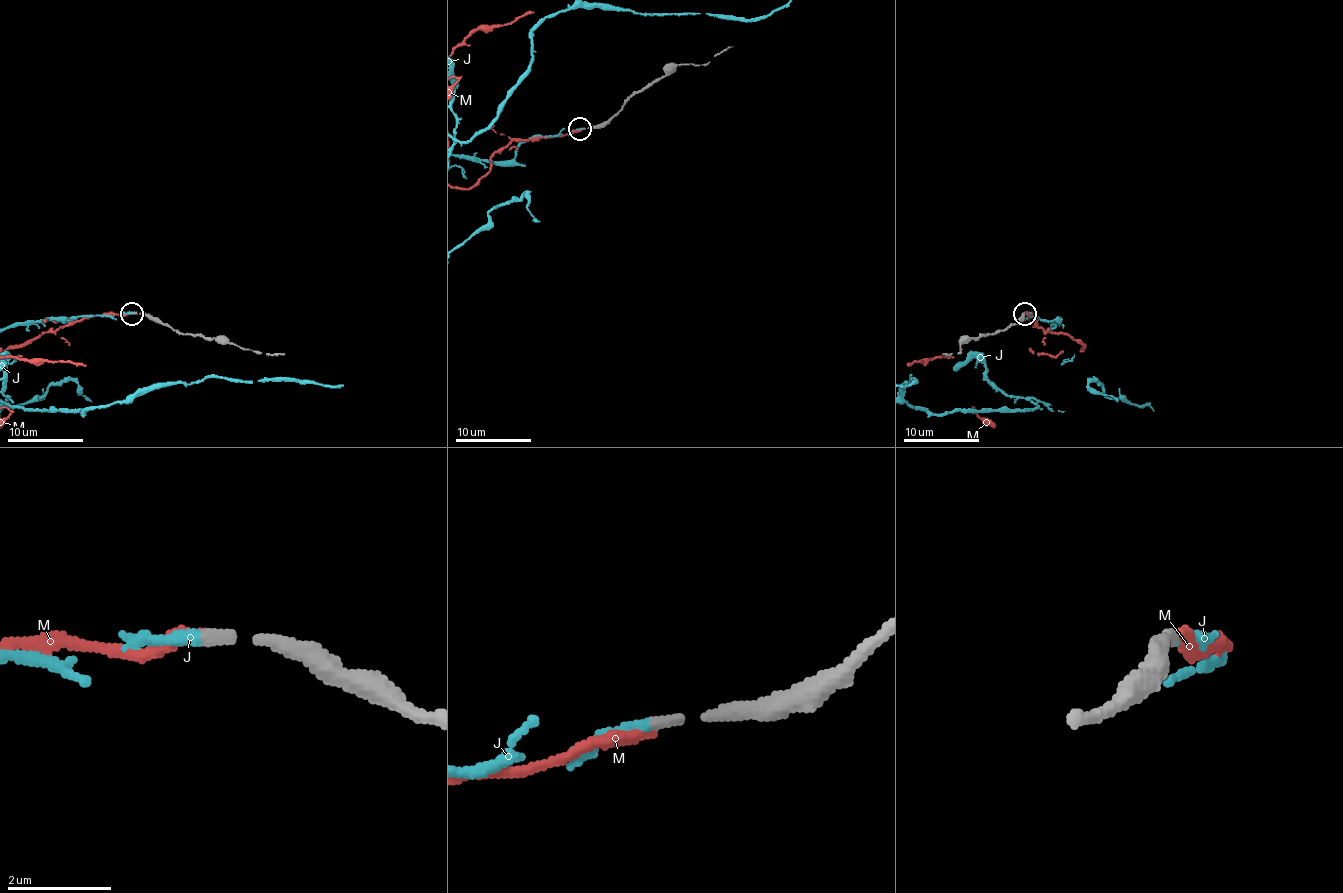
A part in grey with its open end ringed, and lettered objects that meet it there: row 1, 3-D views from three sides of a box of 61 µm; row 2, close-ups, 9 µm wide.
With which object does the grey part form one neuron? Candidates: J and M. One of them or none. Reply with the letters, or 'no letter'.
J

